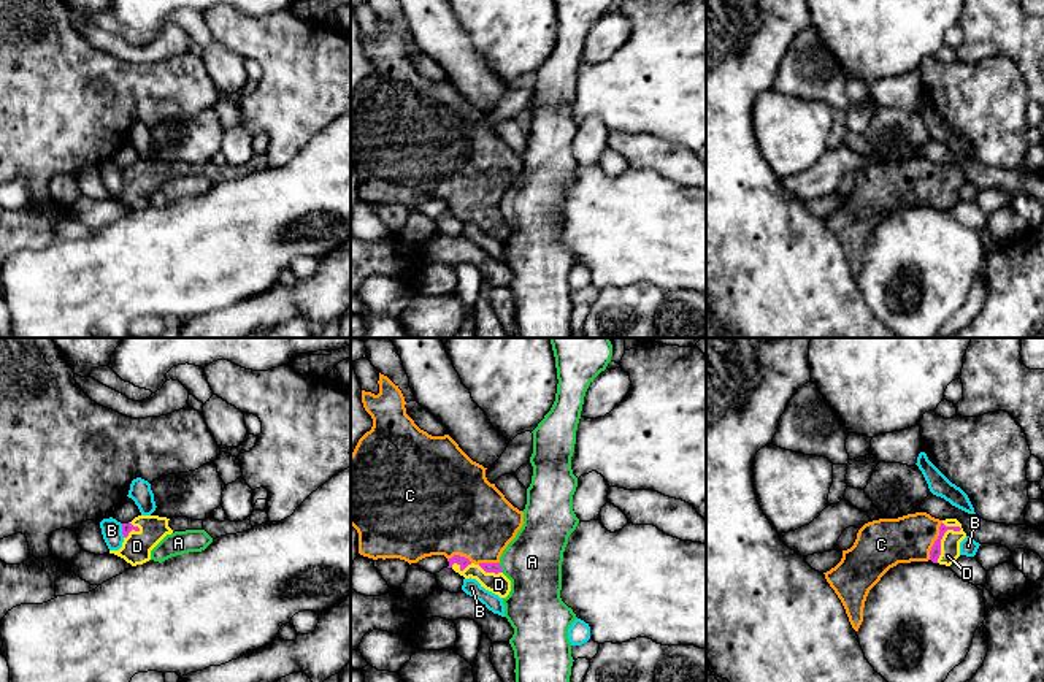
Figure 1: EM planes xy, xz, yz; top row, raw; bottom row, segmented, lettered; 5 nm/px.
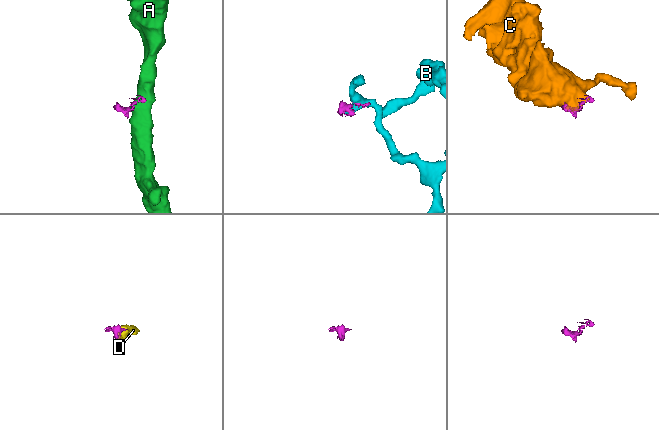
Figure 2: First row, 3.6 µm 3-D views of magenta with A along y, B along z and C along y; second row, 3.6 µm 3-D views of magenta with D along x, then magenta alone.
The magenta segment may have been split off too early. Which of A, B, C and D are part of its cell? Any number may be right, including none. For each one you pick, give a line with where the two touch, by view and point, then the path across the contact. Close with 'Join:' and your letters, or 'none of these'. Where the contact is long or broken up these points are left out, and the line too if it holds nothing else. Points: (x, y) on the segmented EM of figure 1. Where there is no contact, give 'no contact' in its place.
C: yz (935, 541)
D: yz (940, 541)
Join: C, D

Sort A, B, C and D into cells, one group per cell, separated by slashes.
A / B / C D

